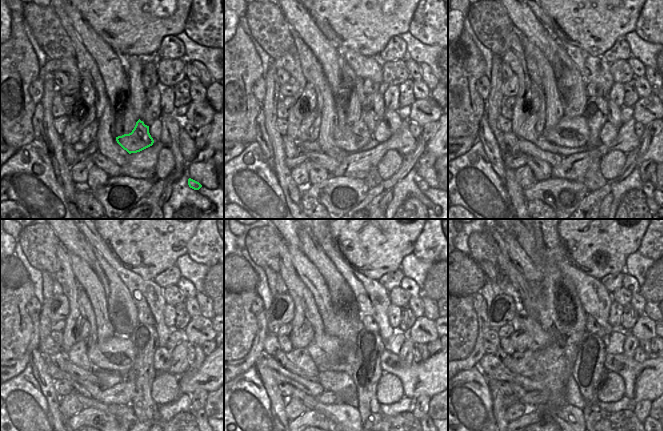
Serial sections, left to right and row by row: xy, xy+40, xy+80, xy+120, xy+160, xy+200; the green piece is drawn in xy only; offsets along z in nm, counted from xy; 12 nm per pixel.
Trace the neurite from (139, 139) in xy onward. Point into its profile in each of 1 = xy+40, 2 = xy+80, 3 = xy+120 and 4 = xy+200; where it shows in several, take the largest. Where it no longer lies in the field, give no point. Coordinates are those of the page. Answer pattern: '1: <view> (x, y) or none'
1: xy+40 (352, 138)
2: xy+80 (570, 132)
3: xy+120 (117, 354)
4: xy+200 (527, 324)

